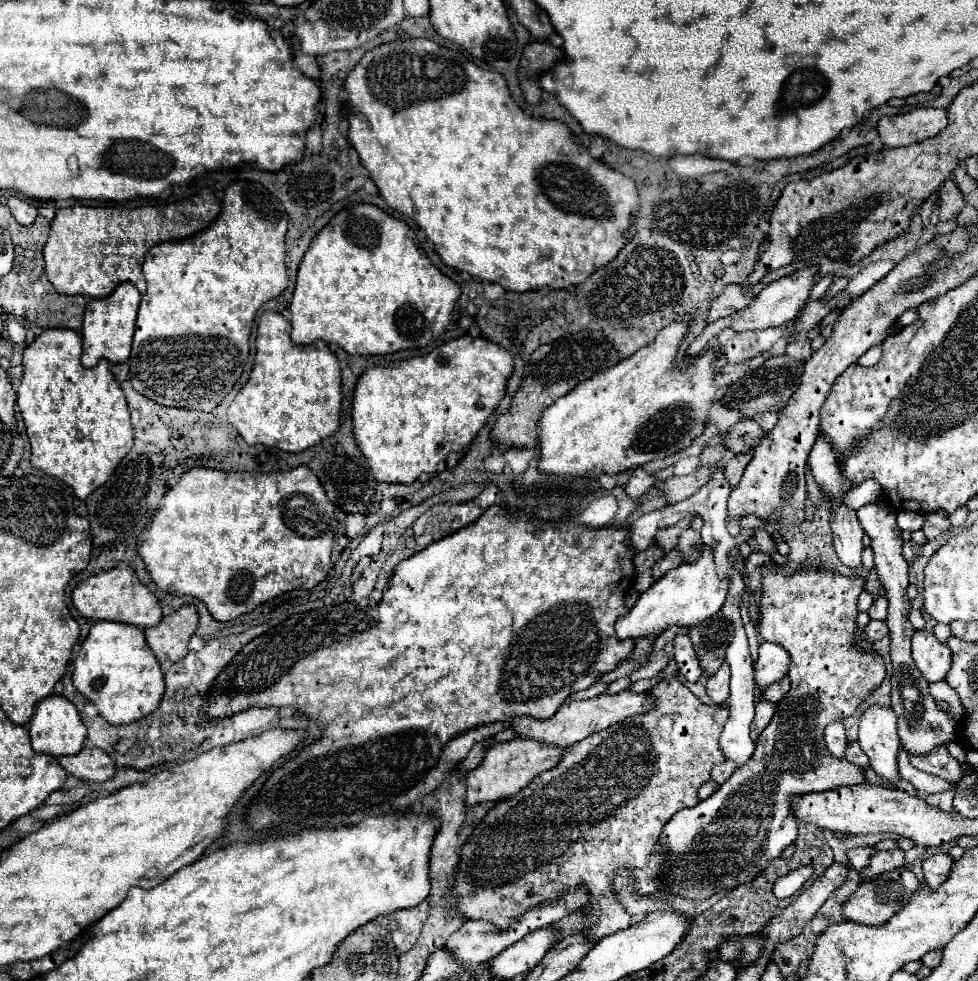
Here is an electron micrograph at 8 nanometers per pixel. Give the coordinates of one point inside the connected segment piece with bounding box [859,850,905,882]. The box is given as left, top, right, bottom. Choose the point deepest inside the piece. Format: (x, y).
(882, 862)

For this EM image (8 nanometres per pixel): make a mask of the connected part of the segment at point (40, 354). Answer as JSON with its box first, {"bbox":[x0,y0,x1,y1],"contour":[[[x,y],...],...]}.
{"bbox":[17,328,133,500],"contour":[[[51,328],[25,348],[17,404],[31,442],[31,466],[61,478],[75,490],[75,496],[81,500],[85,500],[93,490],[103,486],[113,476],[115,468],[133,446],[133,426],[125,394],[115,382],[107,360],[101,360],[95,368],[81,366],[81,338],[77,332]]]}

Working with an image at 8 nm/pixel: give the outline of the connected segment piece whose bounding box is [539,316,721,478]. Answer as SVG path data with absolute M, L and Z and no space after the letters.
M685 316L683 320L669 324L657 334L655 342L649 342L647 346L639 348L633 356L621 360L613 368L603 370L593 378L577 384L573 392L551 404L539 420L539 432L541 432L539 470L543 474L555 474L555 476L595 478L599 472L619 474L643 466L645 462L667 458L675 452L689 448L691 442L703 434L707 426L709 408L717 400L719 386L715 378L719 372L713 368L713 364L717 358L721 358L719 352L707 350L705 354L695 356L689 366L677 368L675 366L677 350L689 326L691 326L691 316Z

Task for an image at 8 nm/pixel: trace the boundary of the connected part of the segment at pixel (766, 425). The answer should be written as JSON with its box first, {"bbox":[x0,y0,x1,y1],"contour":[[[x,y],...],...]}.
{"bbox":[753,412,779,432],"contour":[[[761,412],[761,414],[753,416],[753,420],[755,420],[765,432],[769,432],[769,430],[773,430],[773,426],[777,424],[779,416],[777,416],[777,412]]]}

